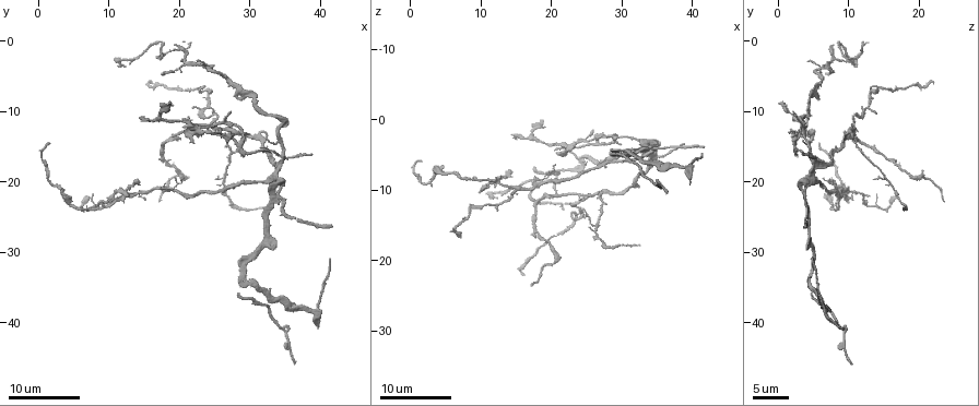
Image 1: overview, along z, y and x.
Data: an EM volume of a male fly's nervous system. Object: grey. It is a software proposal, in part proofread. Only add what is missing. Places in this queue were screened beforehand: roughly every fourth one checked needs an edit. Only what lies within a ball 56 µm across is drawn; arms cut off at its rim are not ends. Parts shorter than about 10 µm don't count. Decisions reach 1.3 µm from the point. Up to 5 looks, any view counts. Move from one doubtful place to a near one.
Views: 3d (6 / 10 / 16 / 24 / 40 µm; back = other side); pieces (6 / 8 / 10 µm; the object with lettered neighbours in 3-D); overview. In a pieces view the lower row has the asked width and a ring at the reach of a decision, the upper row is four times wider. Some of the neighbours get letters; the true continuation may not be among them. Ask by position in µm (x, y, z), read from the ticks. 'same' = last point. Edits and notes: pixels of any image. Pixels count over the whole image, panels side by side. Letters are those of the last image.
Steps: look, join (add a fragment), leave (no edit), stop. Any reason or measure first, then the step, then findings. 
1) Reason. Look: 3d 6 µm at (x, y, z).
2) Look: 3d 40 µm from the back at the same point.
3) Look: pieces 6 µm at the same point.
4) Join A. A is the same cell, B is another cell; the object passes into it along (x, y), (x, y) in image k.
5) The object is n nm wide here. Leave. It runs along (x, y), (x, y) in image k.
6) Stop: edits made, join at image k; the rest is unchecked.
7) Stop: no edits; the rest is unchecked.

Free end. Look: 3d 24 µm at (27.5, 10.5, 2.0).

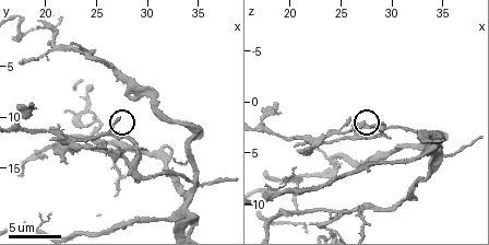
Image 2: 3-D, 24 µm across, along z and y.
Look: pieces 10 µm at the same point.

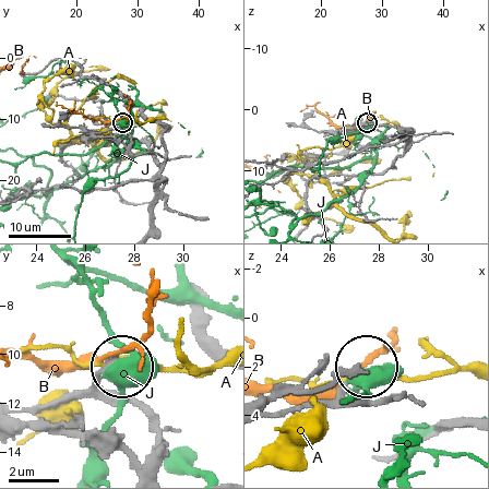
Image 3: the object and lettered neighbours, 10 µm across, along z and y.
The object is 170 nm wide here. Leave. A, B and J are other cells; it runs along (156, 466), (155, 429), (103, 385), (117, 362) in image 3; none of them fits.

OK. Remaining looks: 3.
Thin end. Look: 3d 16 µm at (1.5, 14.5, 6.0).

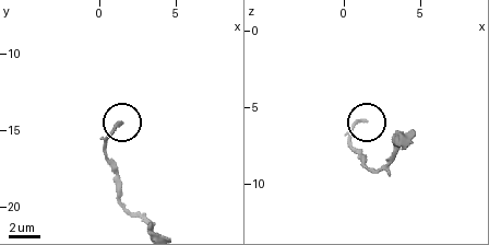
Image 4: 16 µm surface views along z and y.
Look: 3d 6 µm at (1.2, 14.6, 6.0).

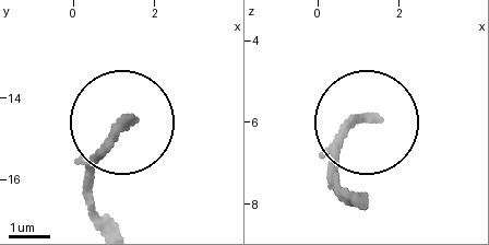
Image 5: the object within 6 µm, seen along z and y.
See the neighbours. Look: pieces 6 µm at (1.40, 14.55, 5.95).

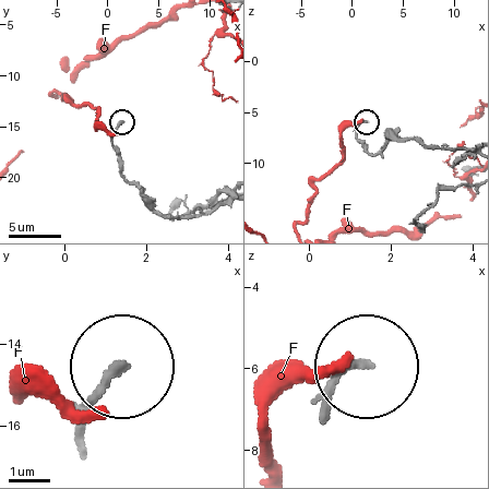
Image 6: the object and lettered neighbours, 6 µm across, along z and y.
Leave. F is another cell; it runs along (85, 430), (90, 400), (114, 371) in image 6; no lettered fragment goes on from it.

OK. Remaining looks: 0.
Stop: no edits; the rest is unchecked.

